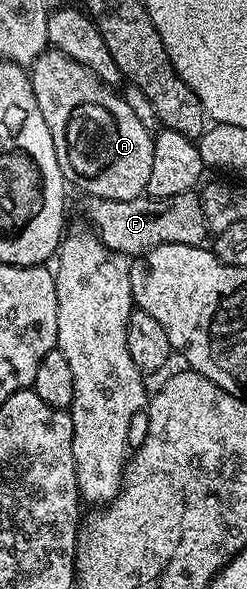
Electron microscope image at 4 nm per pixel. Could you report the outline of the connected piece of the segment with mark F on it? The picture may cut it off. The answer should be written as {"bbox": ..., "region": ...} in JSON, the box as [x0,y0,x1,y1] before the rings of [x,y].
{"bbox":[87,192,209,256],"region":[[[195,192],[168,198],[142,196],[133,200],[92,197],[88,202],[87,218],[92,222],[90,225],[94,233],[99,235],[100,240],[107,247],[111,250],[118,250],[120,254],[138,256],[161,244],[202,246],[209,238],[209,229],[202,212],[200,195]]]}

